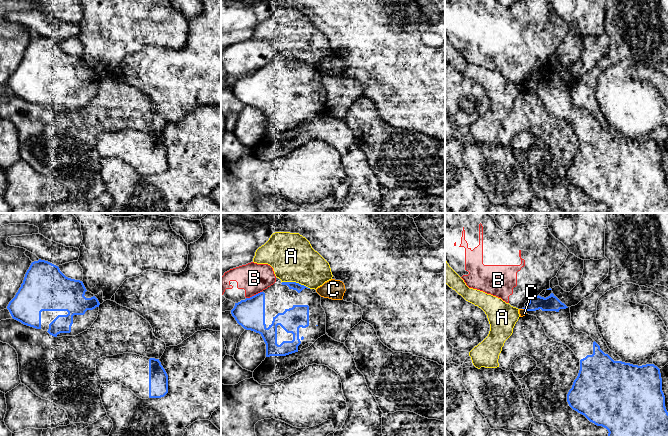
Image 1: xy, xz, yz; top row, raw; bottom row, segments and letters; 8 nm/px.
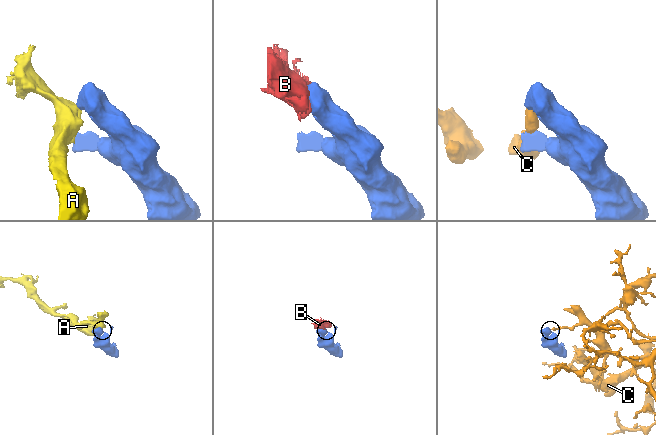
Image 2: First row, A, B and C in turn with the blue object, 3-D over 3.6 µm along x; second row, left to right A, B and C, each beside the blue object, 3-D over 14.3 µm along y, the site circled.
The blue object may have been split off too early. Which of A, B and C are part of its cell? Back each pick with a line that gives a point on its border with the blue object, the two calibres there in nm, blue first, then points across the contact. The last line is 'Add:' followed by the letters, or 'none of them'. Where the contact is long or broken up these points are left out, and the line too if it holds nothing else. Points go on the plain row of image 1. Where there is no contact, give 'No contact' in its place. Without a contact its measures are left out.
Add: none of them

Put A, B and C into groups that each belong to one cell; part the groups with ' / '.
A / B / C

